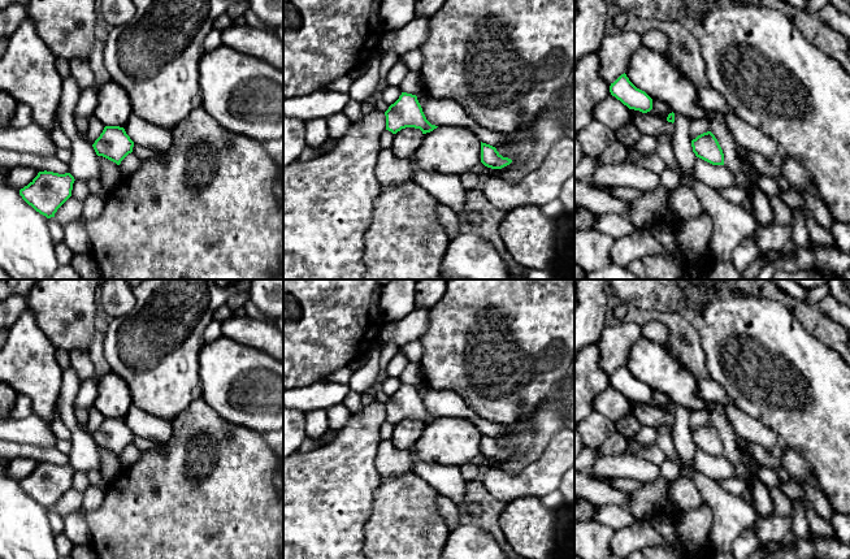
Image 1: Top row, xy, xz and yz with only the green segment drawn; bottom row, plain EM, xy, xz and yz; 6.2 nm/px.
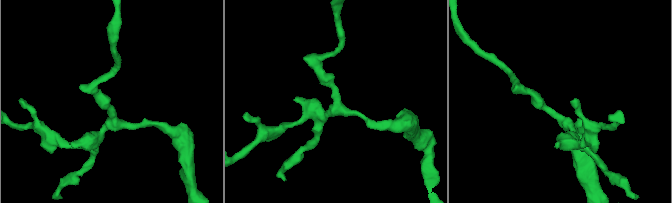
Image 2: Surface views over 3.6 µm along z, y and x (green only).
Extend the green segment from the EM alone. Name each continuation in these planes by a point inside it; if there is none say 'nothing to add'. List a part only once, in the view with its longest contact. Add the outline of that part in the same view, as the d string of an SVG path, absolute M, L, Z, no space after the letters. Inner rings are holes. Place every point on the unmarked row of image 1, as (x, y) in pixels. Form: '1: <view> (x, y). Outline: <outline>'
nothing to add

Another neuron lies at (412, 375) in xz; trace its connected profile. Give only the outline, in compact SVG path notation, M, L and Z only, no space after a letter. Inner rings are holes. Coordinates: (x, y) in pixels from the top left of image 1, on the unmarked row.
M408 363L399 380L402 384L417 386L424 382L424 374L420 364Z

